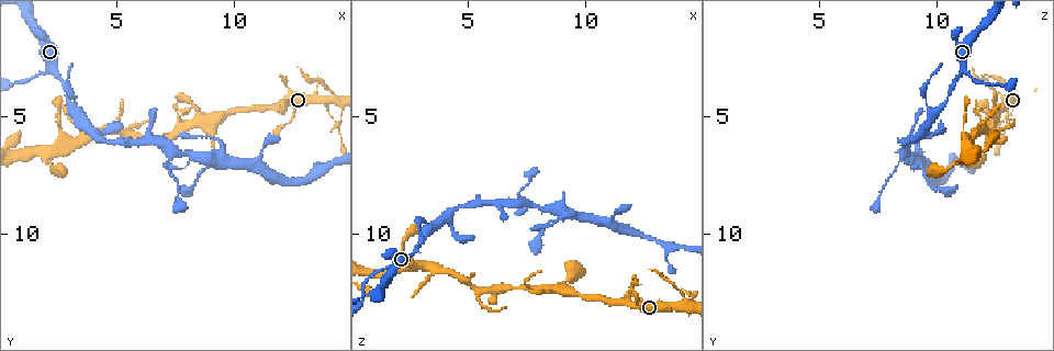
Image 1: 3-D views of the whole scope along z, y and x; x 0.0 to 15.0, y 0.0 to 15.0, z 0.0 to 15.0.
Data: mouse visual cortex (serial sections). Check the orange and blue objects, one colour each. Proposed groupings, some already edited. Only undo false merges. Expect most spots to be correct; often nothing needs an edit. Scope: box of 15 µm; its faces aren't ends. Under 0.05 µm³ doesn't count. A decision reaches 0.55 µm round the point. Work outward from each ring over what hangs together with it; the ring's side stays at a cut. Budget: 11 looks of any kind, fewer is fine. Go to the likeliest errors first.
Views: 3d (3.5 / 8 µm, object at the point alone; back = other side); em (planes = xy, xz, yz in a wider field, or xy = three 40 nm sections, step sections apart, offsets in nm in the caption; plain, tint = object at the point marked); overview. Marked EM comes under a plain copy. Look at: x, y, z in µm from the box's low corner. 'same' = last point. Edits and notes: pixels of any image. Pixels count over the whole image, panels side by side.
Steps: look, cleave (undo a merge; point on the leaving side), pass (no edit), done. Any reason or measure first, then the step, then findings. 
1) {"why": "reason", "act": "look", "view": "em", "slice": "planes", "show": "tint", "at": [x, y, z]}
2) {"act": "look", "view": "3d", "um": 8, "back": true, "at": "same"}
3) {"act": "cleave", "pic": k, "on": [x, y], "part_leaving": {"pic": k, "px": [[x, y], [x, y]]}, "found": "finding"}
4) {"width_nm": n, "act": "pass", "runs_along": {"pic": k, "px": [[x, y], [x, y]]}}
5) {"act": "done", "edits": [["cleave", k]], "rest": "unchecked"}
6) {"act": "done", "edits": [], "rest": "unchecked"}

{"why": "thick turns thin", "act": "look", "view": "3d", "um": 3.5, "at": [1.8, 3.1, 11.3]}

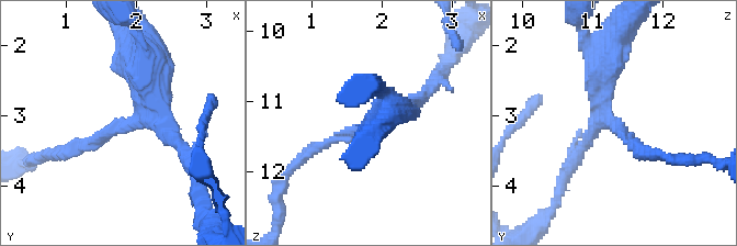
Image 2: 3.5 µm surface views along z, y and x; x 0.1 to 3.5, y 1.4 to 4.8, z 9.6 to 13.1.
{"arm_widths_nm": [150, 350], "act": "look", "view": "em", "slice": "xy", "step": 2, "show": "tint", "at": [1.75, 3.20, 11.35]}

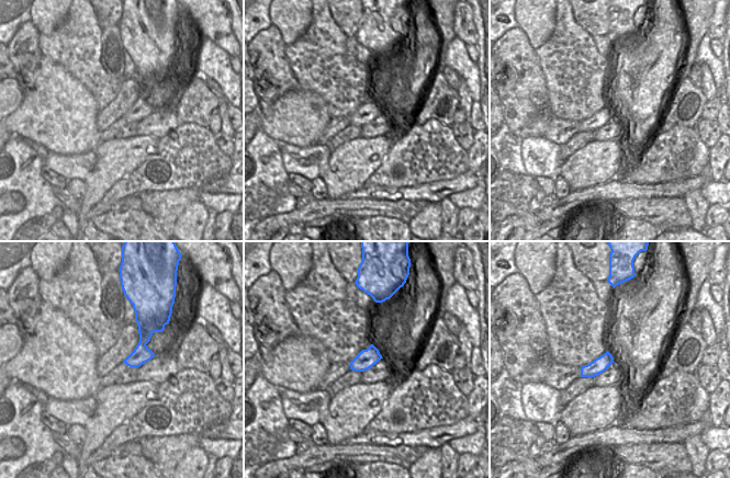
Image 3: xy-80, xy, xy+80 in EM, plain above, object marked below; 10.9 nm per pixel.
{"act": "pass", "runs_along": {"pic": 2, "px": [[146, 81], [139, 122], [58, 153]]}, "found": "one cell here"}

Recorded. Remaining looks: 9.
{"why": "three arms meet", "act": "look", "view": "3d", "um": 3.5, "at": [3.3, 4.9, 9.8]}

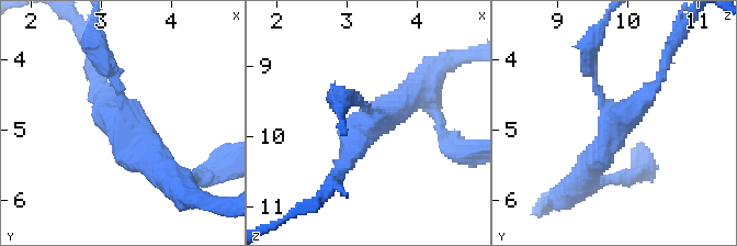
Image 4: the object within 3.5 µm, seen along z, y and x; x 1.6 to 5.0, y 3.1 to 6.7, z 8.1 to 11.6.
{"arms": 3, "arm_widths_nm": [100, 150, 400], "act": "look", "view": "em", "slice": "xy", "step": 5, "show": "tint", "at": [3.30, 4.90, 9.85]}

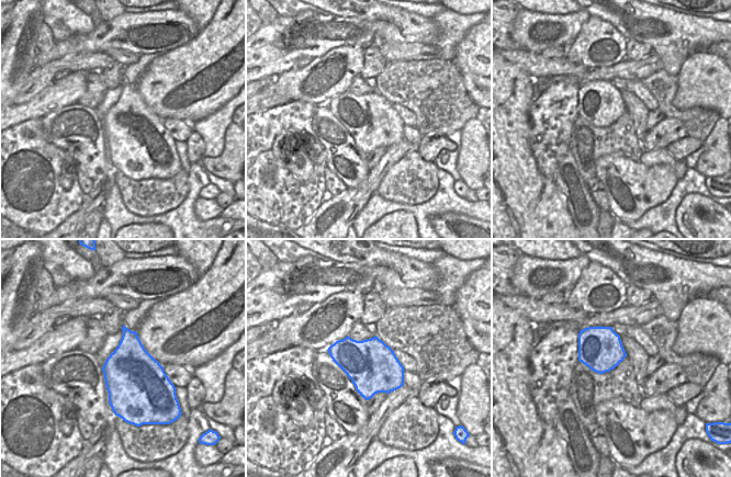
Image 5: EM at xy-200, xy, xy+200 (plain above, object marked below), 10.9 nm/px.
{"width_nm": 550, "act": "pass", "runs_along": {"pic": 4, "px": [[660, 77], [612, 127], [585, 175]]}, "found": "all the same cell"}

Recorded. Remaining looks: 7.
{"why": "abrupt turn", "act": "look", "view": "3d", "um": 3.5, "at": [9.1, 7.0, 9.2]}

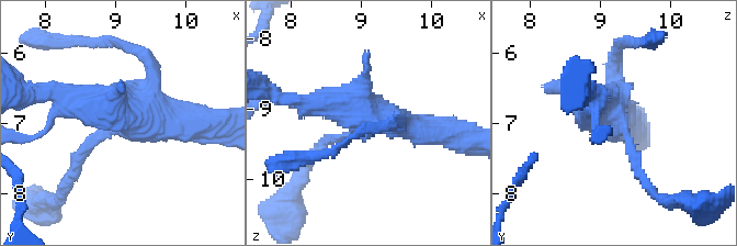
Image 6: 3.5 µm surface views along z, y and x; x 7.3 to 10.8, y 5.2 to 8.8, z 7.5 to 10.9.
{"why": "need the tissue", "act": "look", "view": "em", "slice": "xy", "step": 5, "show": "tint", "at": [9.05, 6.95, 9.25]}

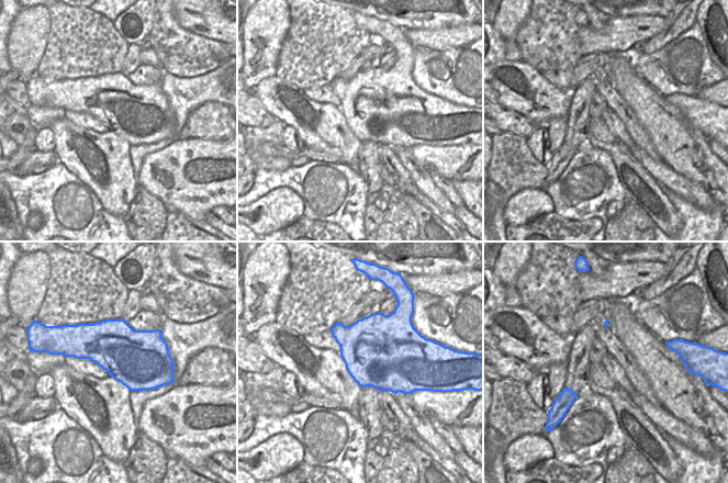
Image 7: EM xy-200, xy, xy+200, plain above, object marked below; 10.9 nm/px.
{"act": "pass", "runs_along": {"pic": 6, "px": [[58, 94], [196, 125]]}, "found": "one cell here"}

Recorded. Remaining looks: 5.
{"why": "abrupt turn", "act": "look", "view": "3d", "um": 3.5, "at": [13.6, 7.3, 10.6]}

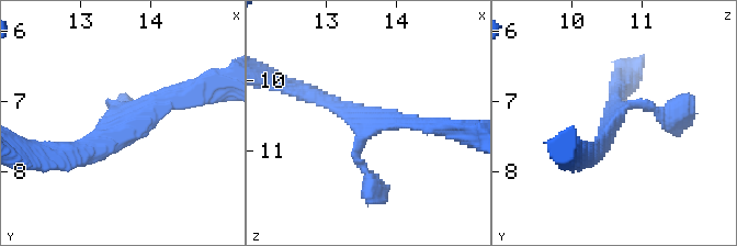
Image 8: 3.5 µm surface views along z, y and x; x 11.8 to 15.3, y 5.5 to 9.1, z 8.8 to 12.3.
{"arms": 3, "arm_widths_nm": [150, 200, 200], "why": "need the tissue", "act": "look", "view": "em", "slice": "xy", "step": 1, "show": "tint", "at": [13.60, 7.35, 10.55]}

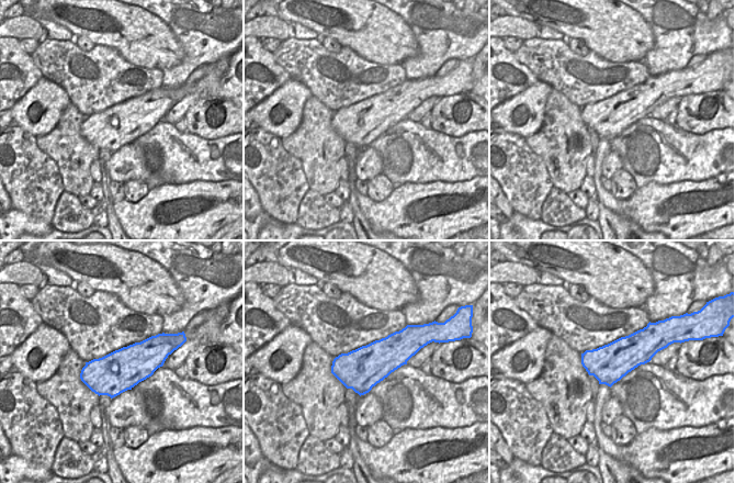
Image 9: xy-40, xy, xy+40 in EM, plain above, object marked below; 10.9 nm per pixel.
{"width_nm": 460, "act": "pass", "runs_along": {"pic": 8, "px": [[59, 154], [183, 97]]}, "found": "all the same cell"}

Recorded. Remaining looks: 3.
{"act": "done", "edits": [], "rest": "unchecked"}

